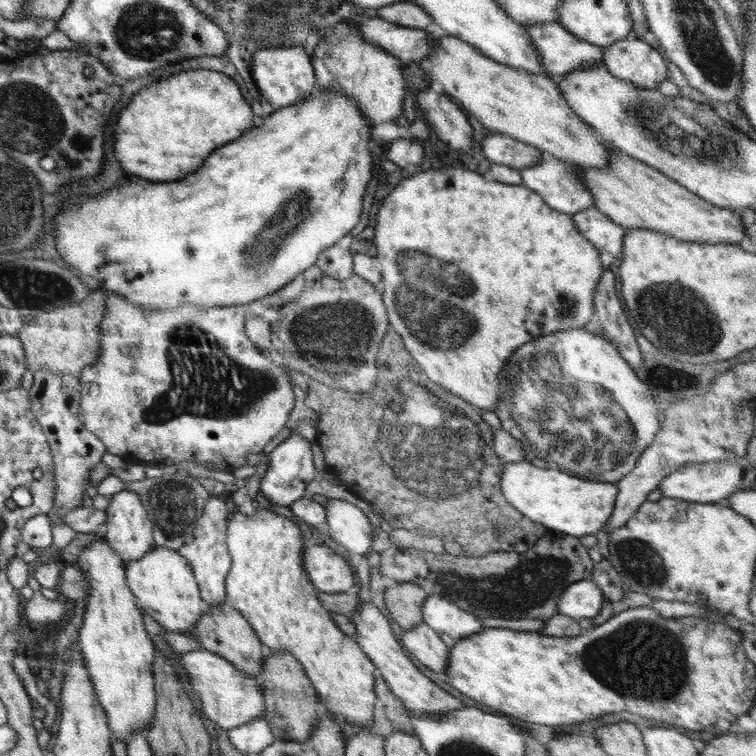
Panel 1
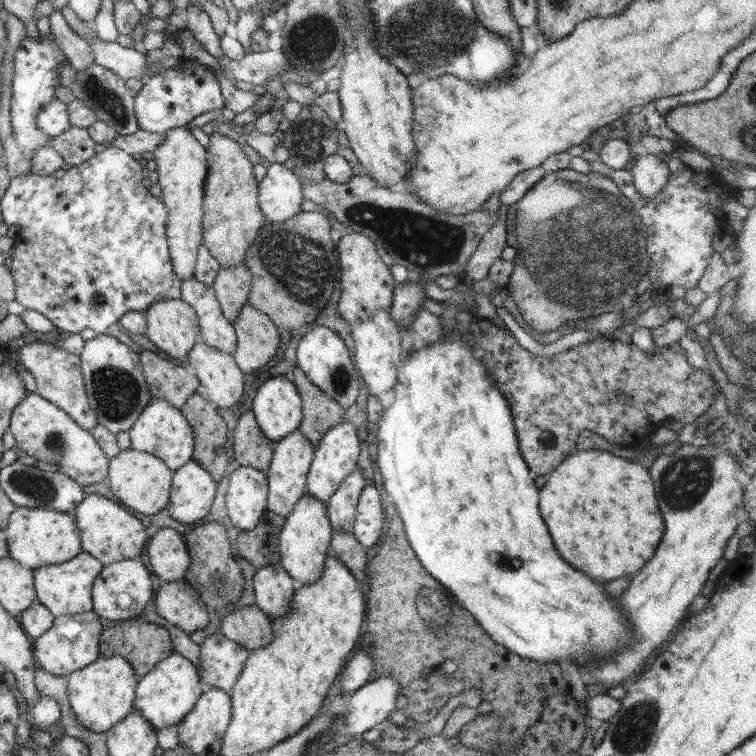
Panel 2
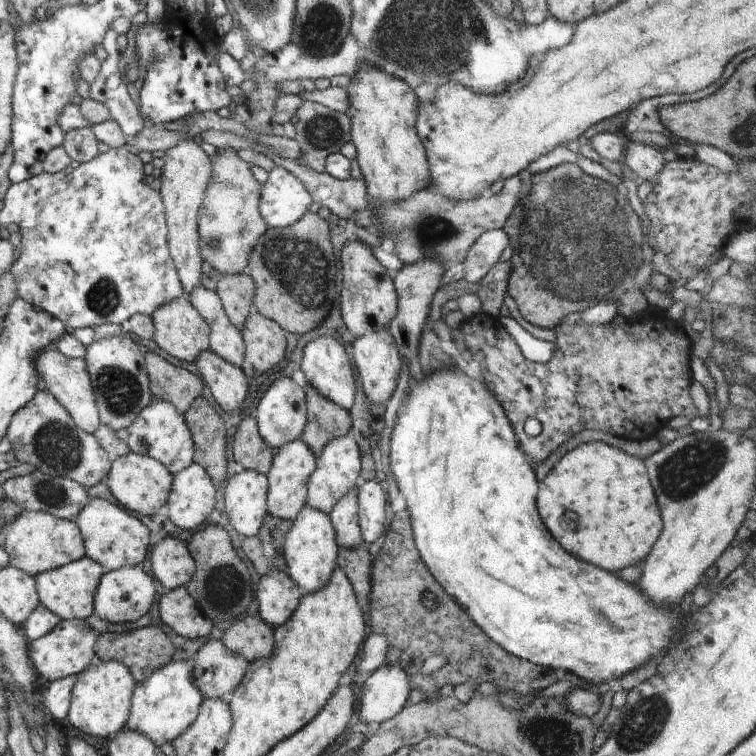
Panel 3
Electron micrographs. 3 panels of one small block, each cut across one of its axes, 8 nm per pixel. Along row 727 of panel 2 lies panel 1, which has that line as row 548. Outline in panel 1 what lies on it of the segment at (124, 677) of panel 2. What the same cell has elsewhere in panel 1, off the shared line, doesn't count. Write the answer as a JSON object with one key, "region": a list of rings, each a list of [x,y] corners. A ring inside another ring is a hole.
{"region":[[[103,528],[97,533],[98,537],[86,545],[73,561],[89,585],[78,640],[94,693],[106,712],[110,736],[112,740],[128,744],[136,729],[148,730],[154,715],[153,662],[156,649],[145,630],[137,598],[128,587],[126,562],[108,545]]]}

